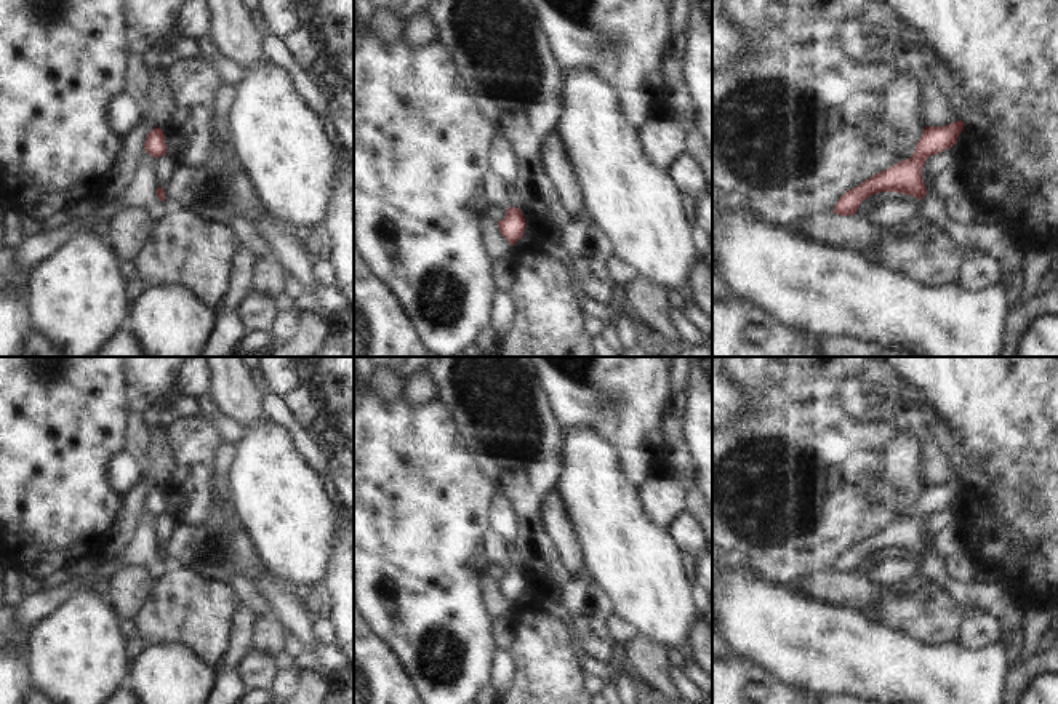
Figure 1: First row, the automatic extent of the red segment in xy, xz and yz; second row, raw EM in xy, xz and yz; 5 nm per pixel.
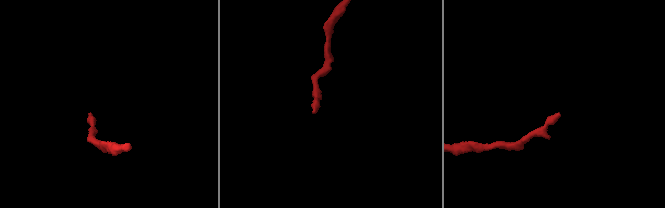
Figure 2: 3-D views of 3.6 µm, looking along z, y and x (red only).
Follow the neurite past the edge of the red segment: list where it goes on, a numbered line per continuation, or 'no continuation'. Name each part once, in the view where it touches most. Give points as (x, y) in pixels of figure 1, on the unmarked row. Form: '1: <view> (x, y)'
no continuation

